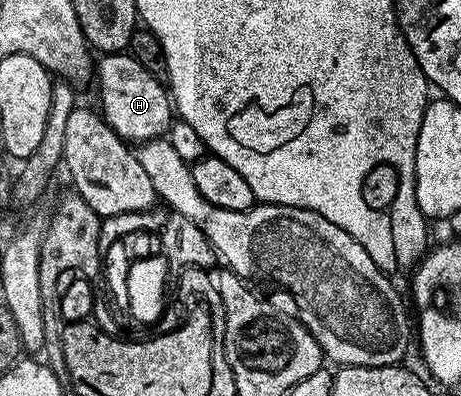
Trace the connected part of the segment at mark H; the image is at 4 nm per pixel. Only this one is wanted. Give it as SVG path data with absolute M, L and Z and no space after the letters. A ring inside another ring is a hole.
M129 52L107 53L96 65L98 101L102 118L127 143L141 143L161 138L169 130L172 120L172 97L167 86L152 79L144 67Z

